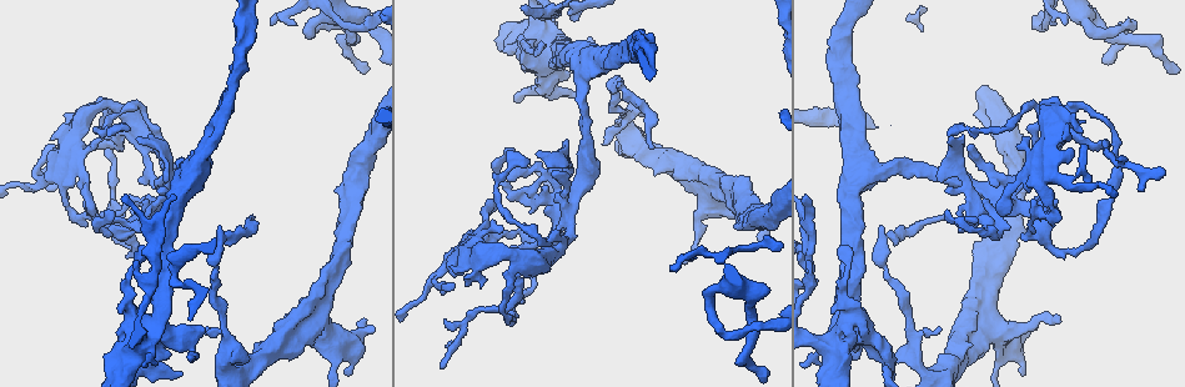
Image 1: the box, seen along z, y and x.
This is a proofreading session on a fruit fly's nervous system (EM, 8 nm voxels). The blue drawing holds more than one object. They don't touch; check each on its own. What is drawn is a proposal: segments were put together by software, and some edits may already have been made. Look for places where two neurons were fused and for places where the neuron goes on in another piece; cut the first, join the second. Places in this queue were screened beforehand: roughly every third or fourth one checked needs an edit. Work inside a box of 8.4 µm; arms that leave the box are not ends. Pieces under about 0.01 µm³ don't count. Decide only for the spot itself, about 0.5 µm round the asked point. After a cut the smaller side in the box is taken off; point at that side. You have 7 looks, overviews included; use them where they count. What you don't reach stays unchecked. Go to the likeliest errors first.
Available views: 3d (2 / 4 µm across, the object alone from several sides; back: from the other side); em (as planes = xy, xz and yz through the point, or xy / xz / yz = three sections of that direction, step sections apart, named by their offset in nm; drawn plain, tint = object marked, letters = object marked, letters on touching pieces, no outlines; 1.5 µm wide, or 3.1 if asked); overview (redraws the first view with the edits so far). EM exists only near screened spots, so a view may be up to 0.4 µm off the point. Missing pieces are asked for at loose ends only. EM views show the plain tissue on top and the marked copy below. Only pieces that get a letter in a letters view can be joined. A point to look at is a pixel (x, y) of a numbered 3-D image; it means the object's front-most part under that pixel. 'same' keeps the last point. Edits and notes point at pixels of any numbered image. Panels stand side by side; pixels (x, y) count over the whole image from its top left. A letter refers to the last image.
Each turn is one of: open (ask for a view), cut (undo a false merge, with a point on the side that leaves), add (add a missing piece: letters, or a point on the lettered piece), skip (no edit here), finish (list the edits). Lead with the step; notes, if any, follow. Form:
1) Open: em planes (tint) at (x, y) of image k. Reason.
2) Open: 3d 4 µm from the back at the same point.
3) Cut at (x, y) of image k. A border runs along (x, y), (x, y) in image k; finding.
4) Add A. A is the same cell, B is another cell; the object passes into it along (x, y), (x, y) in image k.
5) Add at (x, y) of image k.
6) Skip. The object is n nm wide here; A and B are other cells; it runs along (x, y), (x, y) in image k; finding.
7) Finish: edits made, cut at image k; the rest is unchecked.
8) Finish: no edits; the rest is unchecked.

Open: 3d 2 µm at (911, 341) of image 1. Sudden change in width.

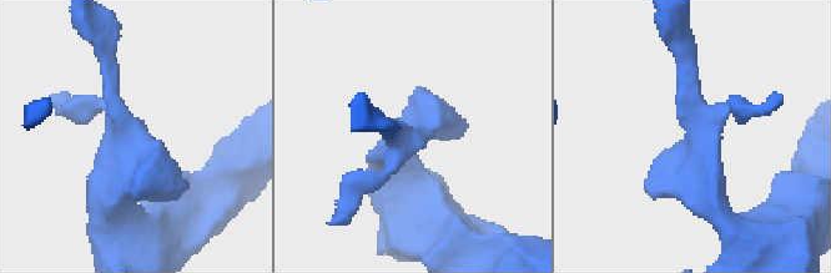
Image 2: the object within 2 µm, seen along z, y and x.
Open: em xy step 8 (tint) at (124, 127) of image 2. Need the tissue.

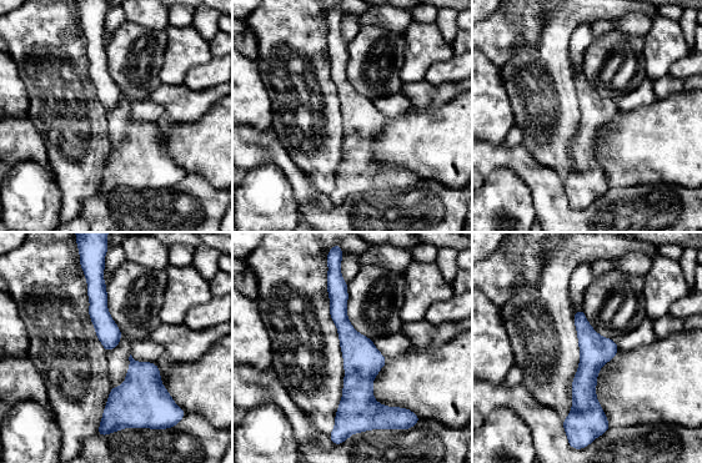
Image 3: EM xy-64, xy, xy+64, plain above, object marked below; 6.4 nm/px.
Open: em planes (letters) at the same point.

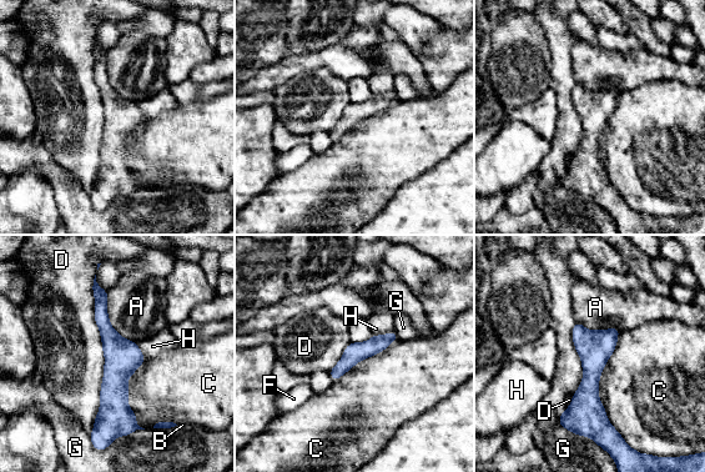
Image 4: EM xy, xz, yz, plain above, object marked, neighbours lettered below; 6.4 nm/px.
Skip. The object is 130 nm wide here; A, B, C, D, F, G and H are other cells; it runs along (96, 287), (114, 345), (109, 426) in image 4; one neuron here.

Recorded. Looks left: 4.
Open: 3d 2 µm from the back at (1057, 252) of image 1. Abrupt turn.

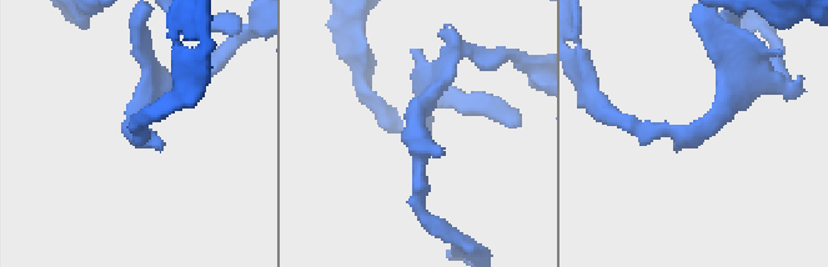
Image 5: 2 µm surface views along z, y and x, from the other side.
Open: em yz step 8 (letters) at (696, 135) of image 5.

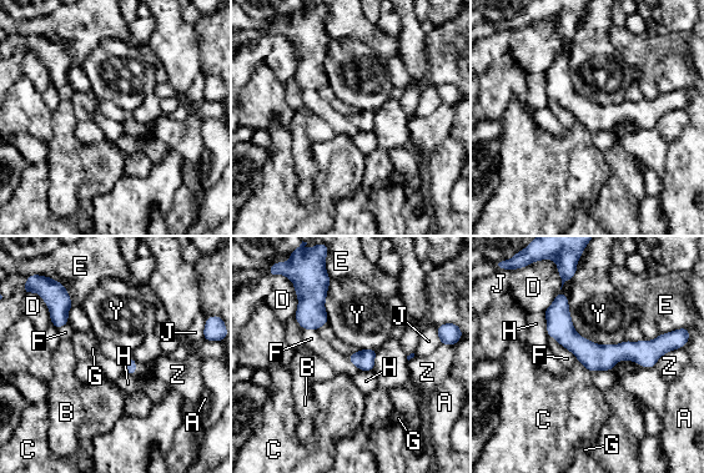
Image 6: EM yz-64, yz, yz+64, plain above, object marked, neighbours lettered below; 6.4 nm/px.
Open: em planes (letters) at the same point. Cut it another way.

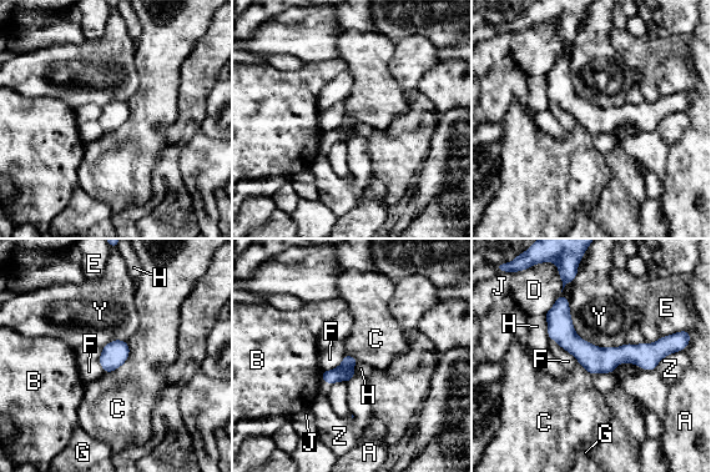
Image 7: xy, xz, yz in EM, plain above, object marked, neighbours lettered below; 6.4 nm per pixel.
Skip. The longest contact is with Y, 480 nm; A, B, C, D, E, F, G, H, J, Y and Z are other cells; one neuron here.

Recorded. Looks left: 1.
Finish: no edits; the rest is unchecked.

